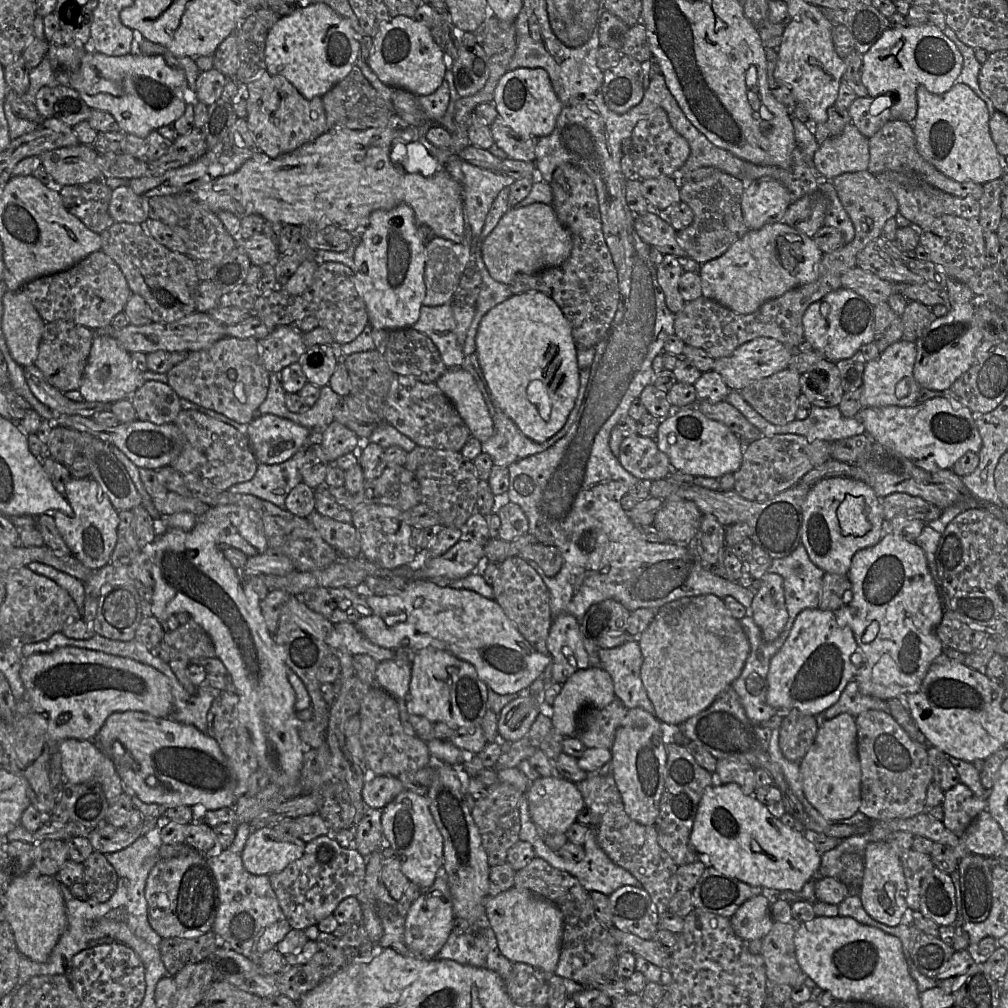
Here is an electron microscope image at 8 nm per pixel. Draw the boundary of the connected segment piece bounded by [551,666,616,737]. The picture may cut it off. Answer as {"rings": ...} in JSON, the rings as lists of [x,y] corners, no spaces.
{"rings":[[[597,666],[578,670],[562,684],[561,691],[554,700],[552,705],[553,716],[551,718],[553,727],[564,737],[575,736],[579,716],[584,709],[588,707],[602,709],[615,698],[613,681],[606,670]]]}

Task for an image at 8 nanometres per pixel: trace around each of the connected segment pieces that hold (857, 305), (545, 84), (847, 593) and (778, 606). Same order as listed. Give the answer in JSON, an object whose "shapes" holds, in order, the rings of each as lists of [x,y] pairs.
{"shapes":[[[[841,287],[810,304],[802,324],[804,339],[826,360],[835,363],[852,357],[861,346],[874,341],[874,305],[858,293]]],[[[517,68],[507,71],[500,79],[493,102],[505,125],[523,139],[541,138],[550,135],[562,110],[550,77],[542,68]]],[[[825,573],[818,608],[833,612],[837,611],[852,600],[851,588],[851,582],[847,575]]],[[[767,572],[761,580],[761,587],[752,600],[748,614],[760,628],[762,638],[770,642],[783,631],[788,620],[788,611],[783,578],[779,574]]]]}

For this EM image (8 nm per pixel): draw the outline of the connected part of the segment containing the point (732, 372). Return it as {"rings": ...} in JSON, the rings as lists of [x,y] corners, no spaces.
{"rings":[[[759,337],[739,346],[730,356],[716,359],[713,370],[719,373],[730,390],[741,391],[750,384],[787,369],[793,351],[780,341]]]}

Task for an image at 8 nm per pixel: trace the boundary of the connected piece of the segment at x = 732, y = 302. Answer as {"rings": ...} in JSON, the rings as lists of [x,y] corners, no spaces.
{"rings":[[[782,221],[764,225],[757,230],[749,229],[721,256],[701,265],[699,275],[701,277],[702,296],[714,300],[738,314],[750,314],[766,301],[816,280],[822,256],[823,252],[811,237]]]}

